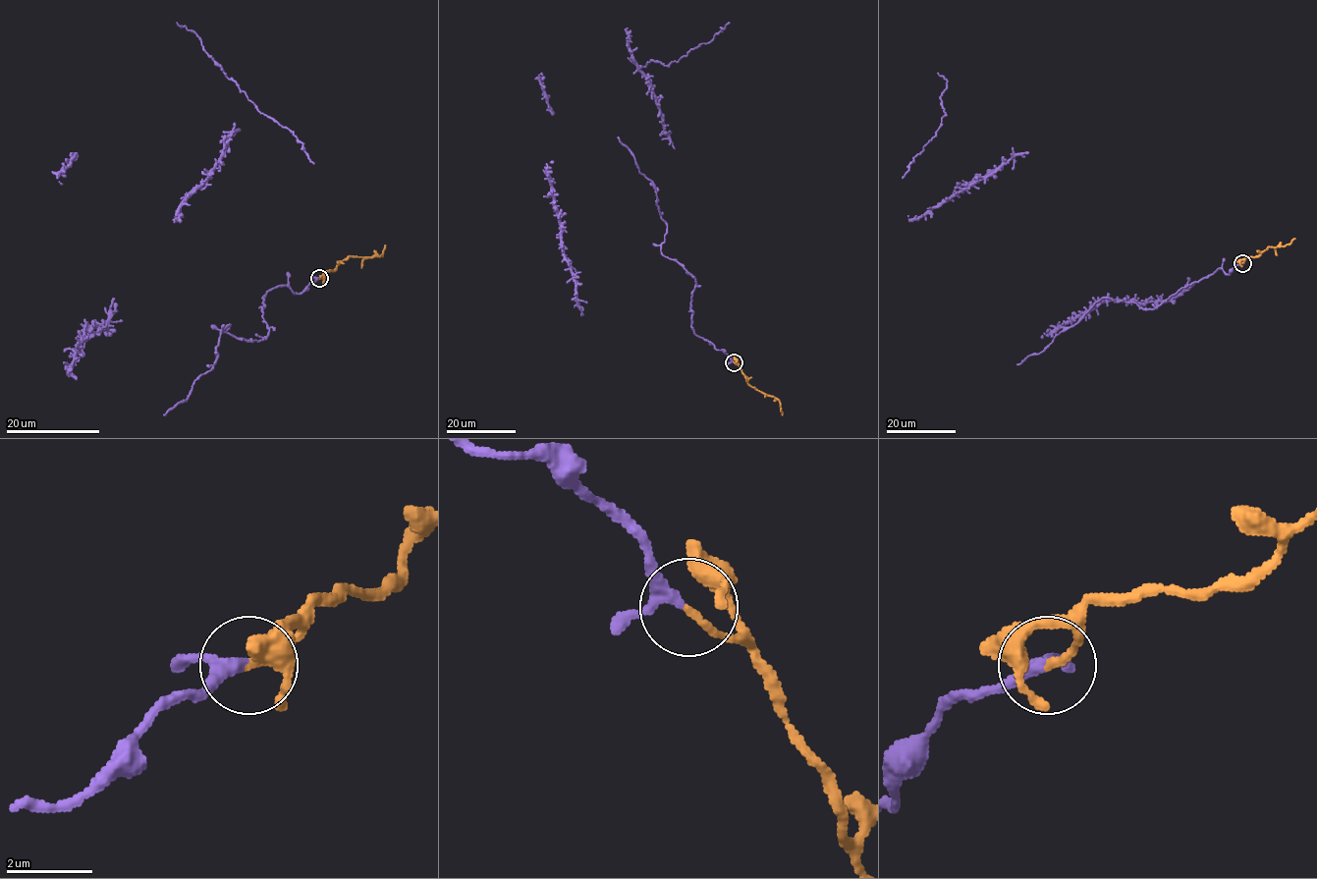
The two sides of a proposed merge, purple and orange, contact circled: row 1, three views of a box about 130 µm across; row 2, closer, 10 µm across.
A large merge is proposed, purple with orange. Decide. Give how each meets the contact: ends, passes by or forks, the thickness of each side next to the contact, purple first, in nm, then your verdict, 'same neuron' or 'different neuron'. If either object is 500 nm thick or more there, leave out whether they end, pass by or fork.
purple passes by | orange ends | 220/190 nm | same neuron

